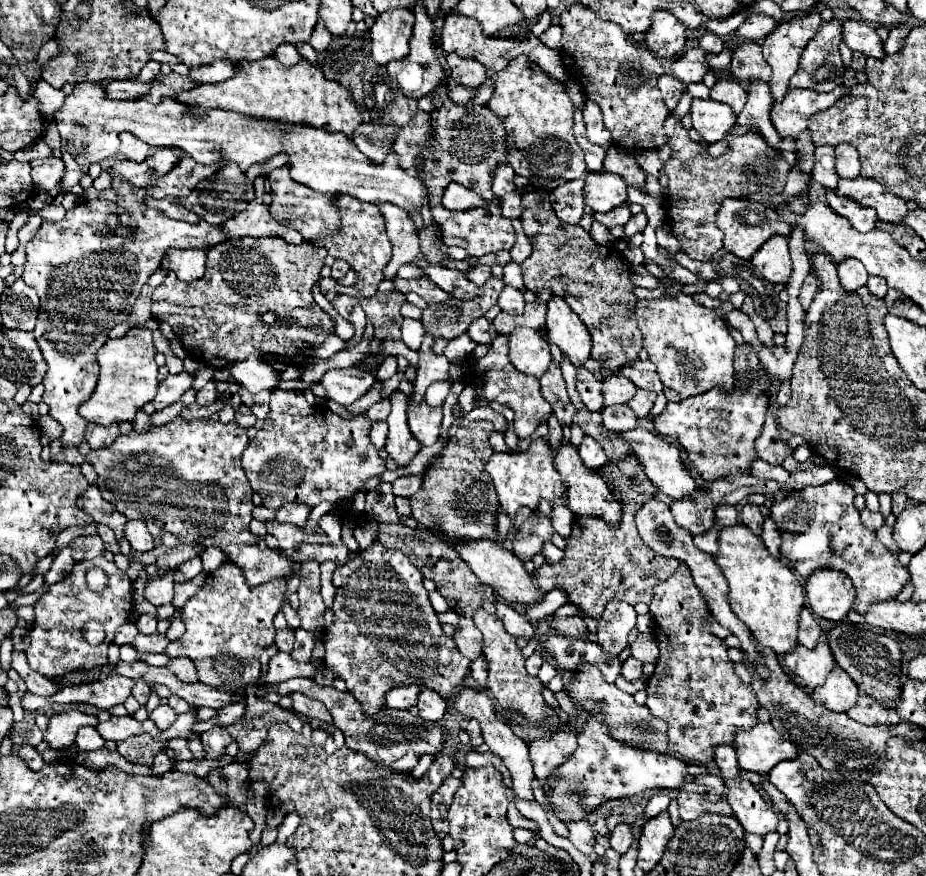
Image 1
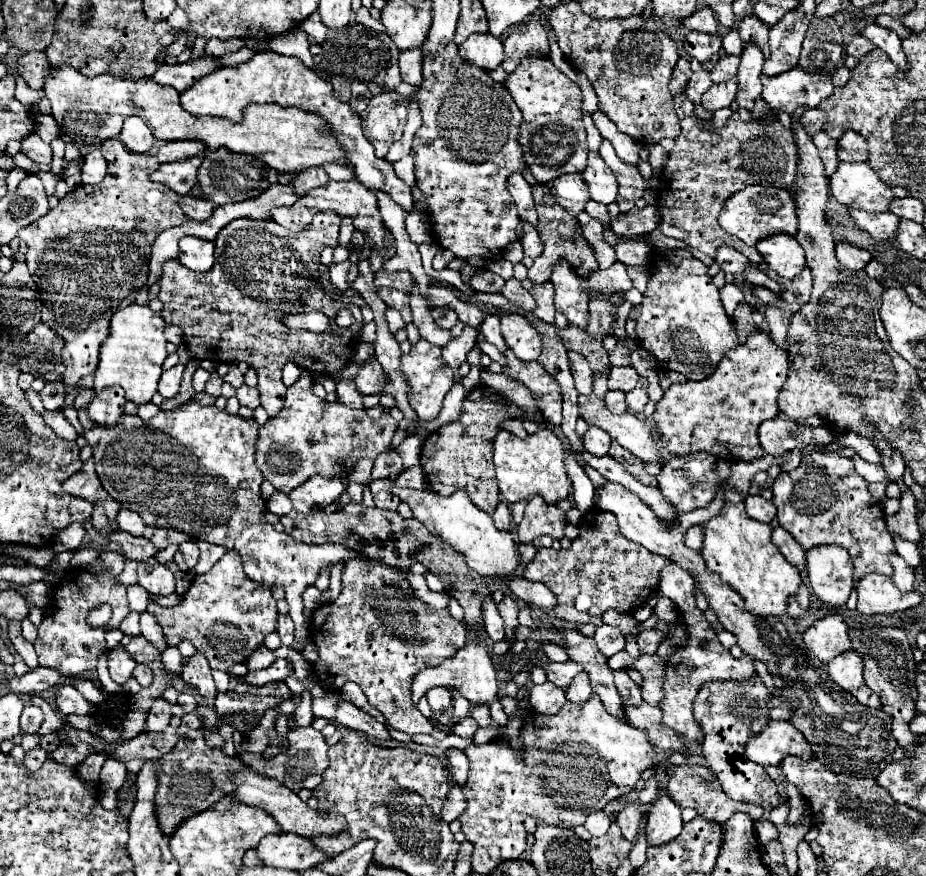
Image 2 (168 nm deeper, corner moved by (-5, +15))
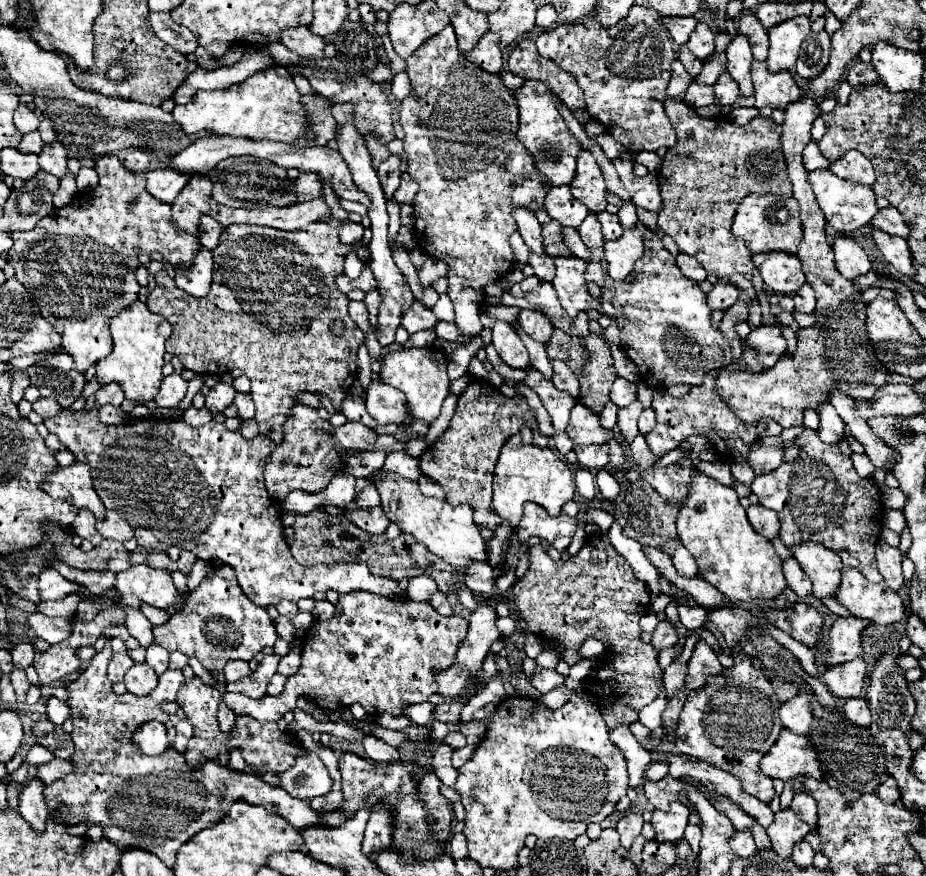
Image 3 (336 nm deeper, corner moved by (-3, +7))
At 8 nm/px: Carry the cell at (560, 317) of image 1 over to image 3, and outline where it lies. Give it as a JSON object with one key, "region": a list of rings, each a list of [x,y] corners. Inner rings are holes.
{"region":[[[561,256],[555,258],[555,266],[557,266],[557,276],[553,280],[553,286],[563,310],[571,318],[575,318],[581,311],[601,308],[601,304],[593,300],[591,294],[587,292],[587,284],[583,280],[585,260],[577,256],[569,256],[569,258]]]}

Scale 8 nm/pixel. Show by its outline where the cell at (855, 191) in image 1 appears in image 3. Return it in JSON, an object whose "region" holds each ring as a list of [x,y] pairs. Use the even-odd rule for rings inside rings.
{"region":[[[815,170],[809,174],[809,184],[815,192],[815,200],[827,220],[827,224],[831,224],[837,232],[847,234],[853,232],[865,224],[871,222],[871,218],[875,216],[875,212],[879,210],[875,204],[875,194],[871,188],[863,188],[859,184],[851,184],[843,178],[837,178],[831,170]]]}

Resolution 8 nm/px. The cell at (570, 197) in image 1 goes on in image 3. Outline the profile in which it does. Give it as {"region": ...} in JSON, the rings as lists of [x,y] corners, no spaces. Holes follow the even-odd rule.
{"region":[[[569,186],[551,188],[551,192],[547,194],[547,212],[561,226],[571,226],[571,228],[579,228],[579,224],[589,214],[589,210],[571,196]]]}

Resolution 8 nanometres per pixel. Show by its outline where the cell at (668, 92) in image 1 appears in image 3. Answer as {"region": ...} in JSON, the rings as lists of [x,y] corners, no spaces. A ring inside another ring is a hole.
{"region":[[[675,60],[671,64],[671,82],[669,82],[669,88],[667,88],[667,96],[683,100],[691,82],[693,82],[691,74],[683,68],[683,64],[679,60]]]}

